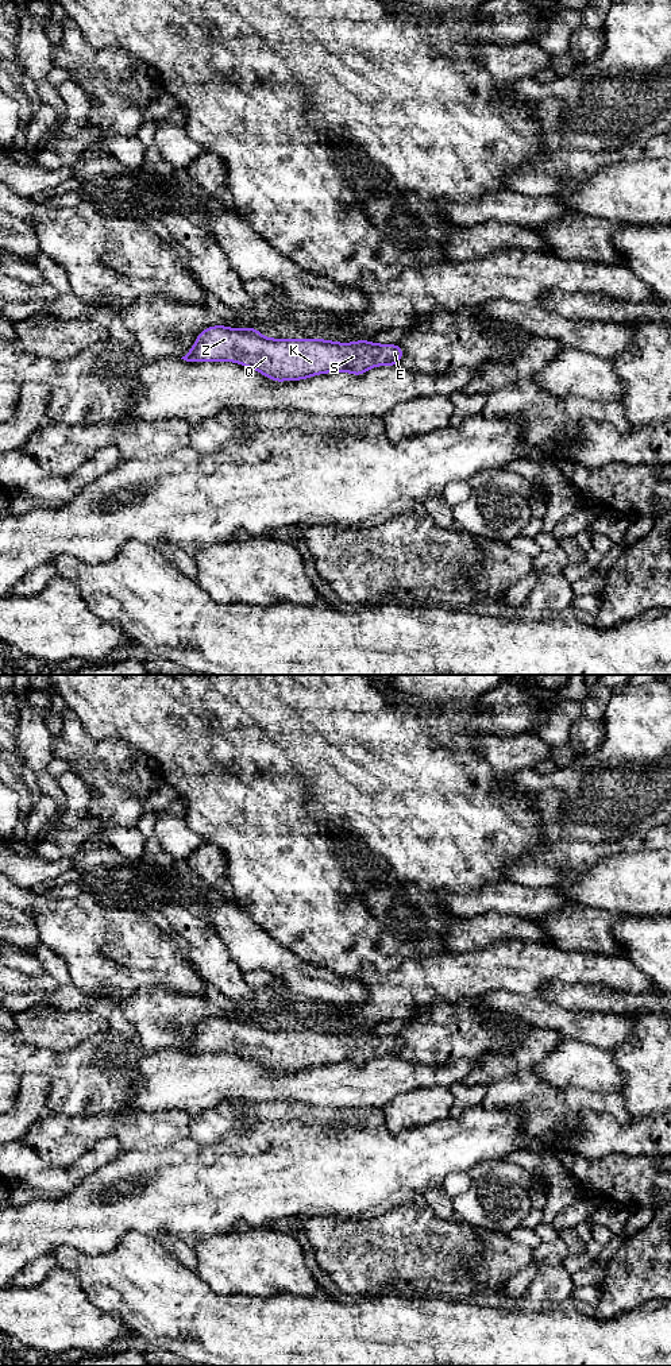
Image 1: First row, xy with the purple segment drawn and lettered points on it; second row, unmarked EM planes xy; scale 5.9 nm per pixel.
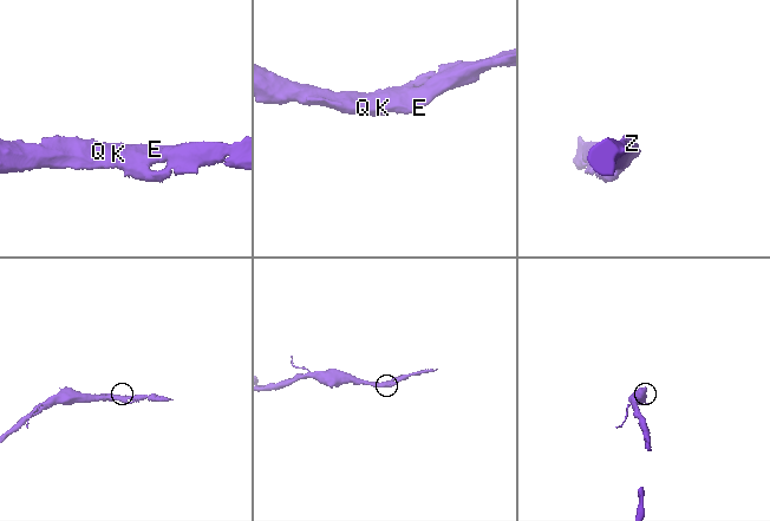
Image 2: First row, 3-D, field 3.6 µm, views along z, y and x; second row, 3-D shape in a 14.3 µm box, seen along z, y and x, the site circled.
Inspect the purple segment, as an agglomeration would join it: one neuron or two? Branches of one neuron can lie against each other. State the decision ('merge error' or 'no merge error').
no merge error

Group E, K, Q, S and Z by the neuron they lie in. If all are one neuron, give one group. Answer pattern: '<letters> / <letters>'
E K Q S Z

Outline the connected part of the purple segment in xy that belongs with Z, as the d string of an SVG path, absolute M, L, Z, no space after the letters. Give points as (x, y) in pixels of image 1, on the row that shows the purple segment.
M215 325L205 328L196 337L196 344L181 359L186 362L235 362L255 368L262 375L275 381L298 381L324 373L351 373L362 375L374 366L396 366L404 356L398 344L375 344L365 339L355 343L335 343L313 339L269 339L255 327L234 329Z

